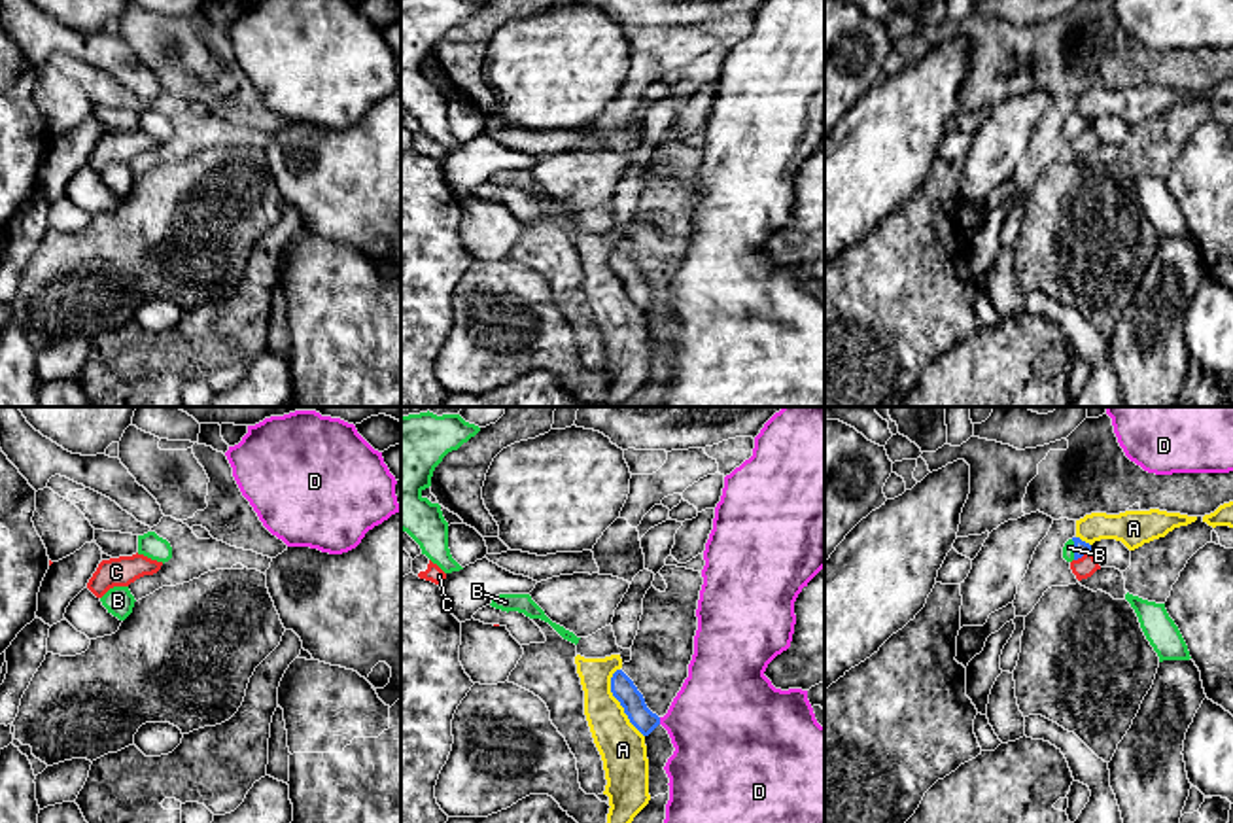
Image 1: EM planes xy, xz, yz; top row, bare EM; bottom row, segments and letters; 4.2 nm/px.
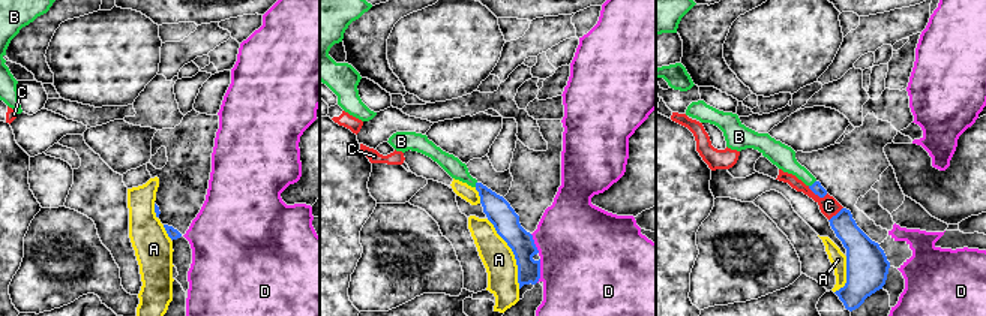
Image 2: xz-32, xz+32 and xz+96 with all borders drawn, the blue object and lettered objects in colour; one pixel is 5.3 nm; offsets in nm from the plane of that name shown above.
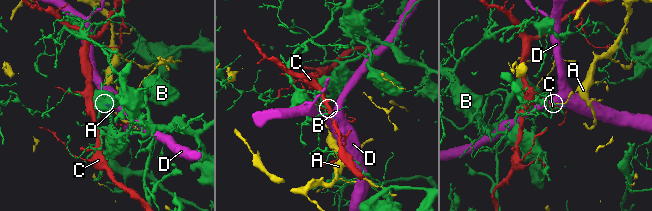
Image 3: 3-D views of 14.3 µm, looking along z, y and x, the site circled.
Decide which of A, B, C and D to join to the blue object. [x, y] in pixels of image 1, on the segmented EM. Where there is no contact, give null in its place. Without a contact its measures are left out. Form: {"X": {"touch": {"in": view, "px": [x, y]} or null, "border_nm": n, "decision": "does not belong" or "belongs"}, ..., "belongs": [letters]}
{"A": {"touch": {"in": "xz", "px": [619, 700]}, "border_nm": 320, "decision": "does not belong"}, "B": {"touch": {"in": "yz", "px": [1075, 549]}, "border_nm": 90, "decision": "belongs"}, "C": {"touch": {"in": "yz", "px": [1082, 555]}, "border_nm": 80, "decision": "does not belong"}, "D": {"touch": {"in": "xz", "px": [659, 721]}, "border_nm": 30, "decision": "does not belong"}, "belongs": ["B"]}

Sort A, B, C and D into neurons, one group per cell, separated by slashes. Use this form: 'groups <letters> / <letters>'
groups A / B / C / D

